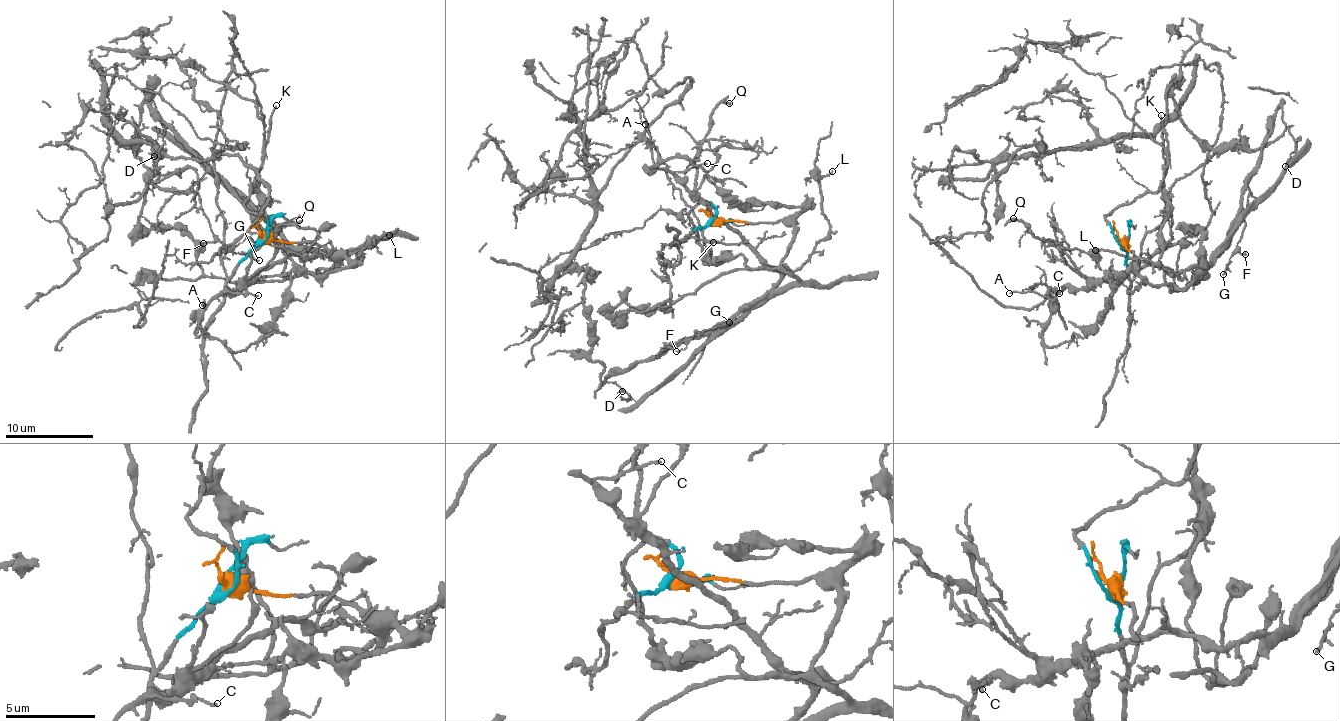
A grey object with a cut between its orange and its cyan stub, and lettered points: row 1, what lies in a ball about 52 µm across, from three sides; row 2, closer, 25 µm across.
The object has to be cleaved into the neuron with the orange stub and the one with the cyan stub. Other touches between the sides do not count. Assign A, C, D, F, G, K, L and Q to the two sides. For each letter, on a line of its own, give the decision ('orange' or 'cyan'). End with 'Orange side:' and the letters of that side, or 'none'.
A: orange
C: orange
D: orange
F: orange
G: orange
K: cyan
L: orange
Q: orange
Orange side: A, C, D, F, G, L, Q

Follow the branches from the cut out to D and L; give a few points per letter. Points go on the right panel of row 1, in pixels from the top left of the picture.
D: (1126, 241), (1140, 275), (1181, 289), (1231, 232), (1241, 188), (1279, 108), (1296, 151), (1285, 166)
L: (1126, 241), (1133, 268), (1155, 285), (1175, 288), (1176, 274), (1185, 271), (1184, 277), (1094, 249)

